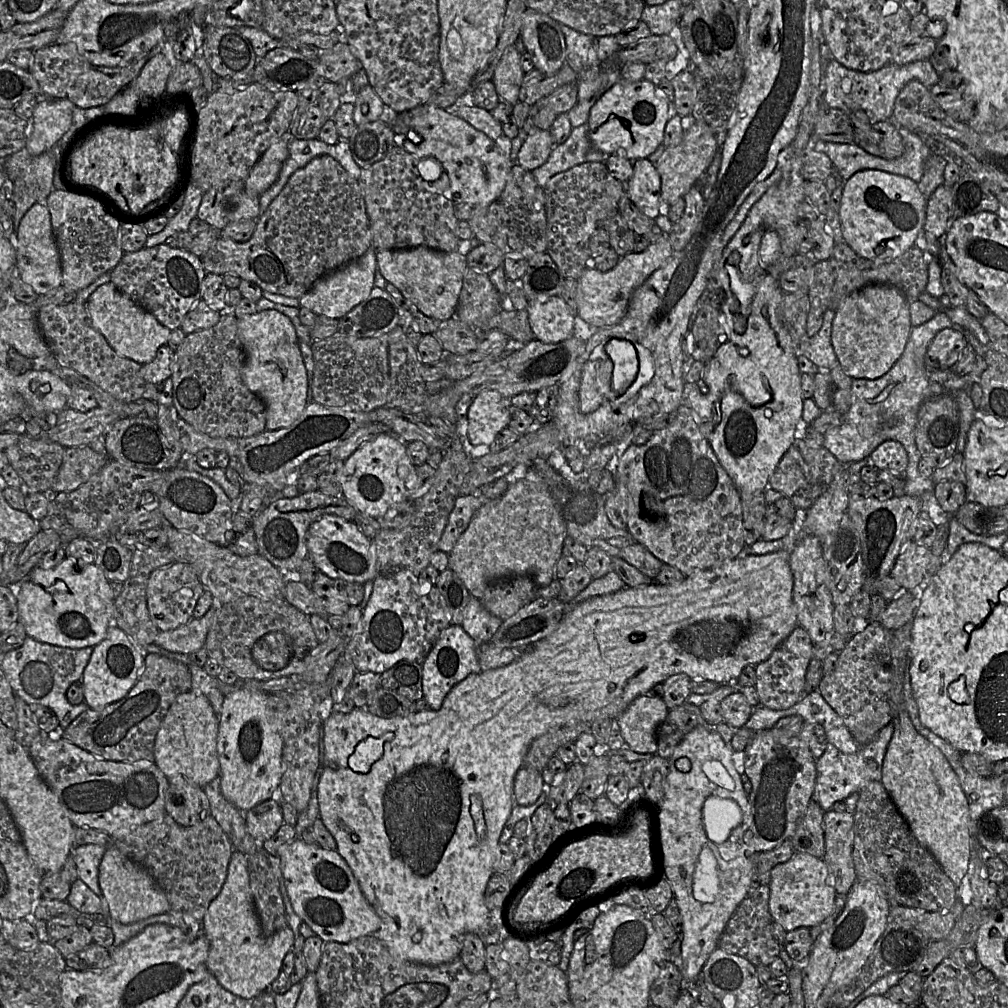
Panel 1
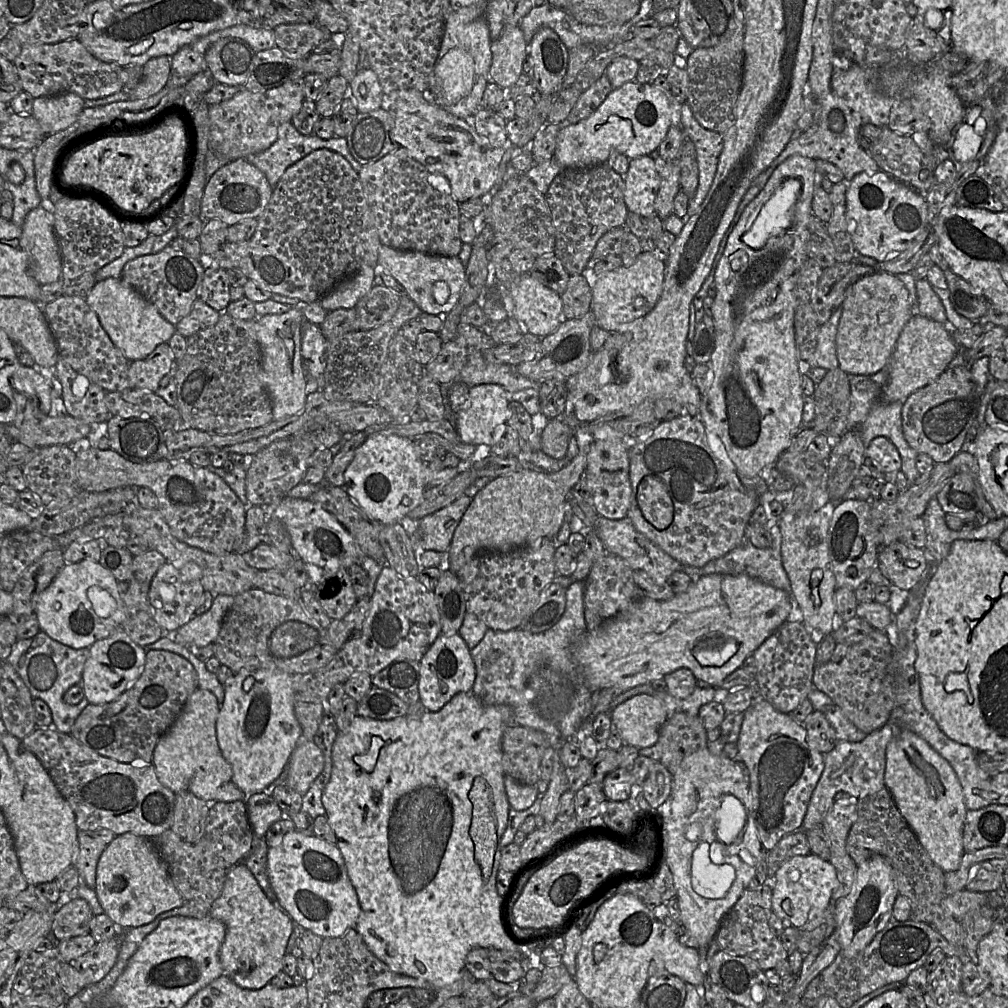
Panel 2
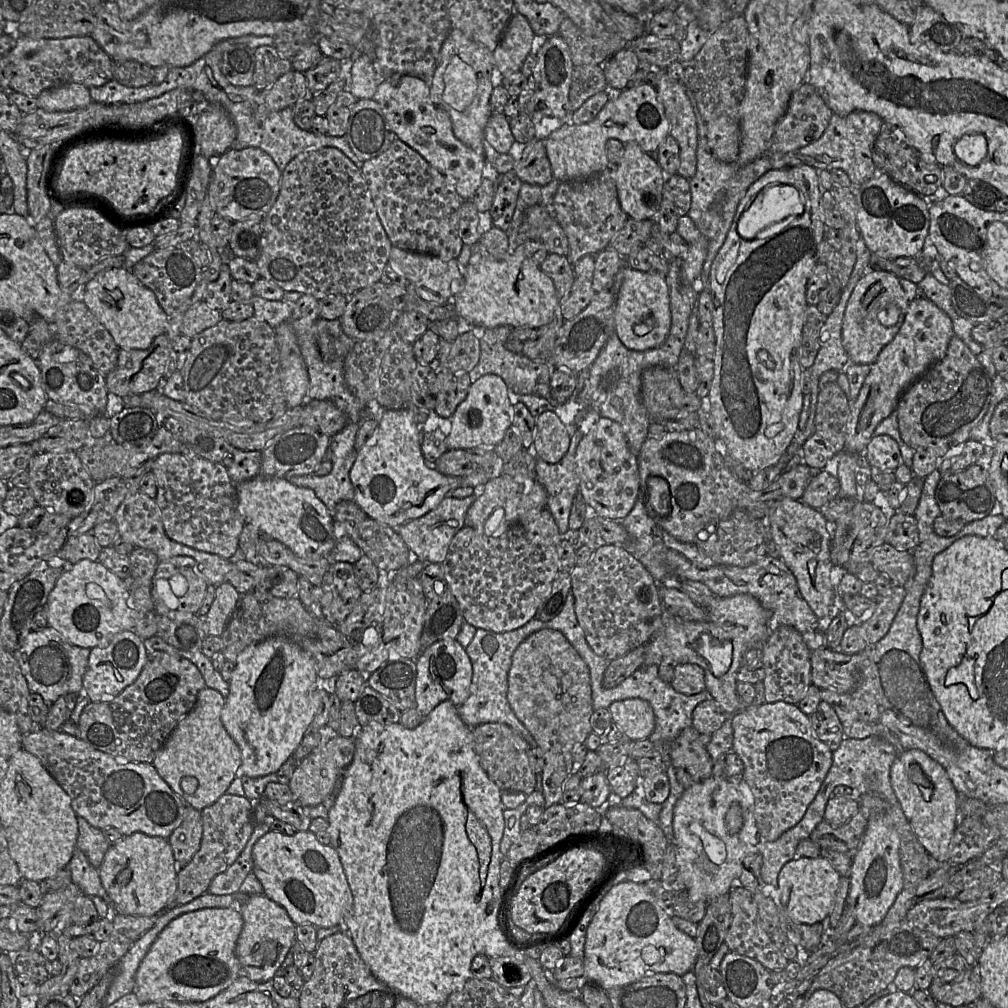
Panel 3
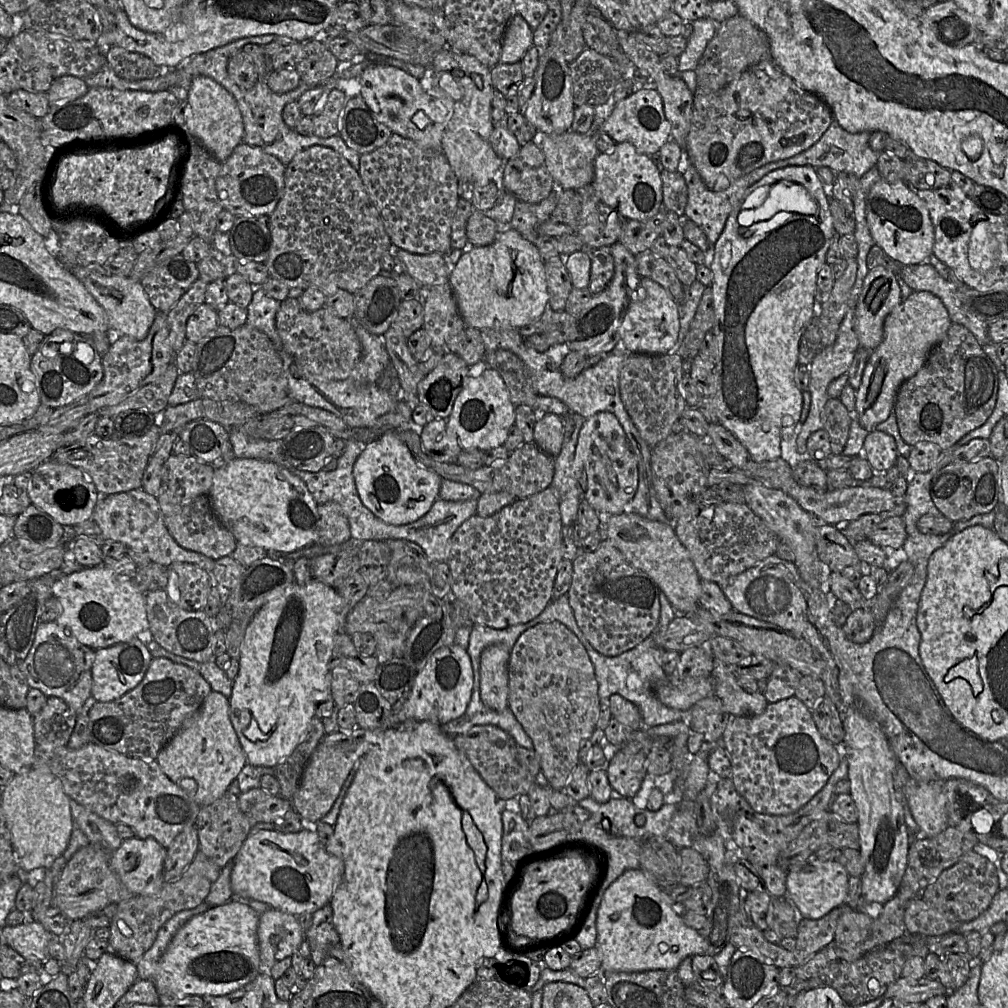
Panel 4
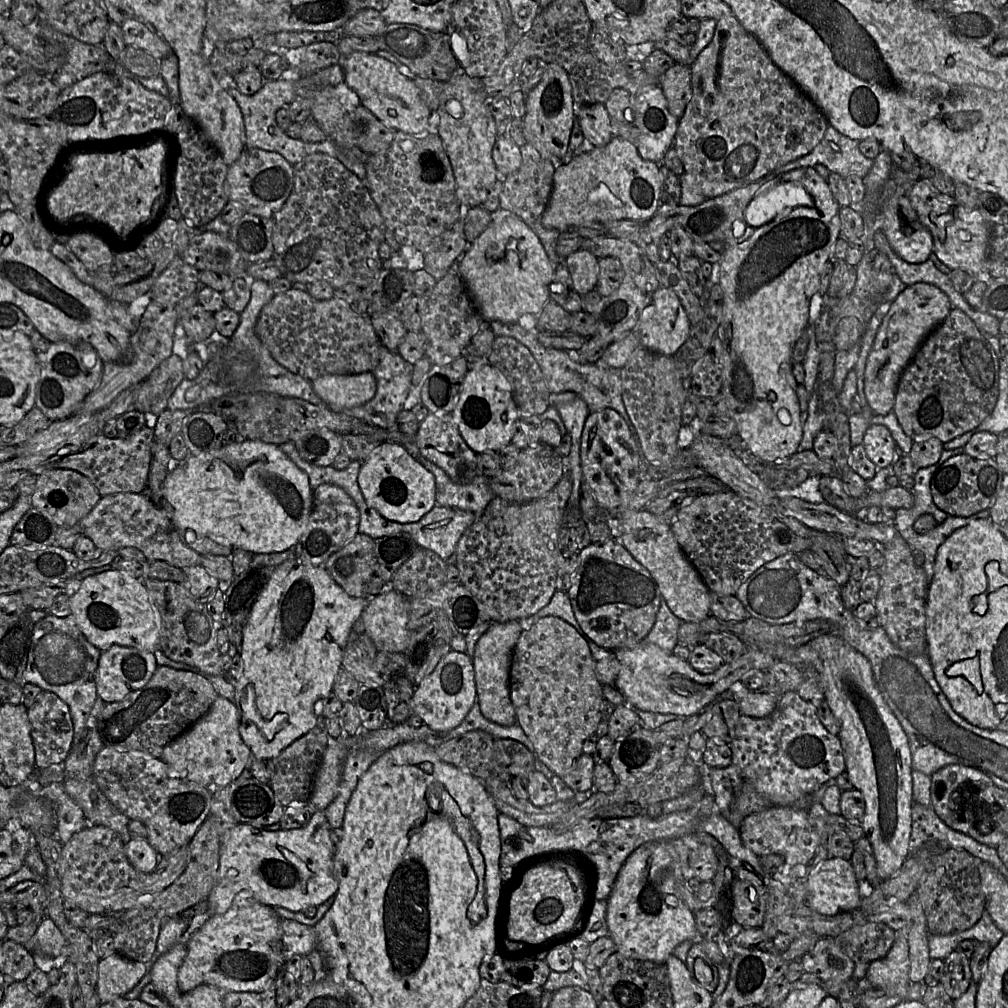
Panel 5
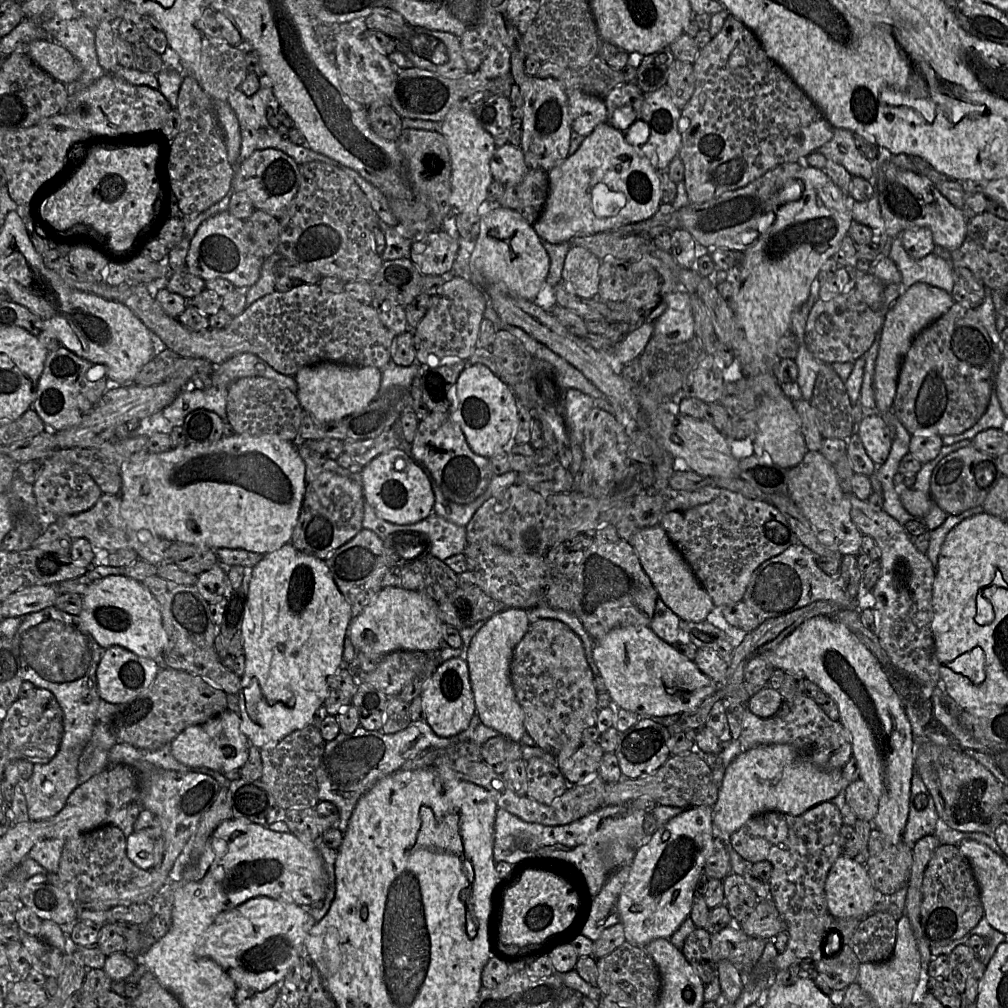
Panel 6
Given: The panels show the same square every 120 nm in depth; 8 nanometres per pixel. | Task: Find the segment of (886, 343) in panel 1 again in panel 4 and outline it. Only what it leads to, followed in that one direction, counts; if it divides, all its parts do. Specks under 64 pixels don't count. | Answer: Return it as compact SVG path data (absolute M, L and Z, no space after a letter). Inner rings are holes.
M879 266L870 269L856 306L856 333L859 345L871 351L883 339L884 322L890 312L903 298L898 275Z

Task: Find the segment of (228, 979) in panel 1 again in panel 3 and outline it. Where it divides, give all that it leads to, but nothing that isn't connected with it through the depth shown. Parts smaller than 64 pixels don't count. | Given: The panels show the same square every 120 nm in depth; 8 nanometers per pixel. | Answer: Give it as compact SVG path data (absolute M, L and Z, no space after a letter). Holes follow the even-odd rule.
M264 894L250 895L248 900L243 905L238 906L238 908L244 922L235 949L241 969L240 976L245 976L255 982L269 981L274 977L284 961L287 952L296 941L296 925L292 922L283 907L269 899Z

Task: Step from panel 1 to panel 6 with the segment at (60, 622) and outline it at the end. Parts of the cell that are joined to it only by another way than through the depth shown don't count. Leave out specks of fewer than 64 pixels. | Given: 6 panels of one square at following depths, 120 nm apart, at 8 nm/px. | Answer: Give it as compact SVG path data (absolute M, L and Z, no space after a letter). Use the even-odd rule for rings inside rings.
M124 574L108 575L93 581L82 595L82 610L78 617L103 649L117 645L144 658L163 656L166 633L160 606L140 581Z

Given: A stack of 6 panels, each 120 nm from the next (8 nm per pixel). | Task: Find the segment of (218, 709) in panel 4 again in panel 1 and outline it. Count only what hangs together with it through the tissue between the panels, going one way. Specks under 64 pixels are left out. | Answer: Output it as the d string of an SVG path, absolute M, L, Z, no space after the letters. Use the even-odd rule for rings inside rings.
M189 691L177 696L161 722L154 743L154 763L159 770L168 779L183 776L200 788L219 776L218 721L219 717L203 694Z

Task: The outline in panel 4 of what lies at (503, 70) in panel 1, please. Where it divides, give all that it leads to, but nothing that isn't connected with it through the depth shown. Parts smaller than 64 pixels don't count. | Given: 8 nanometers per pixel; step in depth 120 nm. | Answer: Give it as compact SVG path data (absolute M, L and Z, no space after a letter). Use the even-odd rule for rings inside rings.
M514 13L503 36L500 63L521 62L531 46L533 30L520 14Z

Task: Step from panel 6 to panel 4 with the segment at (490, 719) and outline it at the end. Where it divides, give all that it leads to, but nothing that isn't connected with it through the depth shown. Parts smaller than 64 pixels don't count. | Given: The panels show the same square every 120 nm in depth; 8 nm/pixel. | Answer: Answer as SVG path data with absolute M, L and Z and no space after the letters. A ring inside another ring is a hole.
M490 645L480 655L480 697L494 711L508 708L508 661L510 651L503 645Z

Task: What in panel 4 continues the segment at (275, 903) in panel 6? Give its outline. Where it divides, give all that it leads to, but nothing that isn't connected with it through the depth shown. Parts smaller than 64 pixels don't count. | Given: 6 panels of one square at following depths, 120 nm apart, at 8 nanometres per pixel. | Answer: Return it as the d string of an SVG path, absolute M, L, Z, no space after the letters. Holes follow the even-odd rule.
M229 900L193 916L174 935L156 967L152 980L158 993L222 996L255 979L262 972L257 940L259 916L247 900Z

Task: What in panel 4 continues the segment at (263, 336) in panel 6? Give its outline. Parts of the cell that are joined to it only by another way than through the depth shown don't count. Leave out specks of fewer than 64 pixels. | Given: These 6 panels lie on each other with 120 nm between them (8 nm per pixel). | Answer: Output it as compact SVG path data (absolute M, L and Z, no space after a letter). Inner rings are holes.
M287 298L276 314L276 329L284 349L313 375L327 380L344 380L360 359L361 342L350 320L336 316L325 307L307 312L300 307L298 298Z

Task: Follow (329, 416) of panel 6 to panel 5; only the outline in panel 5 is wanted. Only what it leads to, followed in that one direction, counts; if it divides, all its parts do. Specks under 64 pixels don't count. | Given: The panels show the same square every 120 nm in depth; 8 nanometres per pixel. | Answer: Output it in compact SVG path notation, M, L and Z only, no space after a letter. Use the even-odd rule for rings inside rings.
M372 372L350 375L324 375L312 382L315 393L333 411L361 406L370 401L377 390Z

